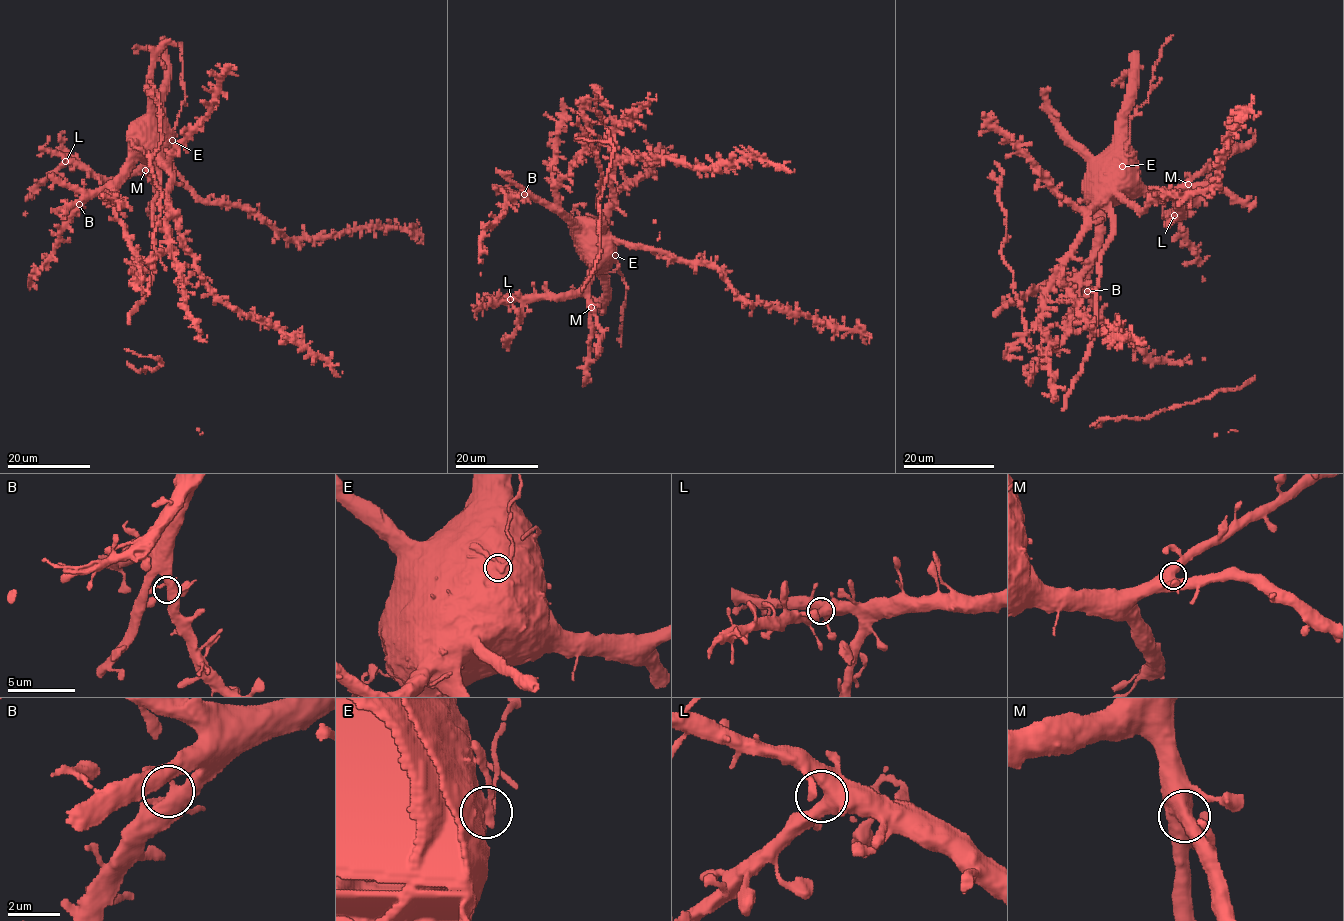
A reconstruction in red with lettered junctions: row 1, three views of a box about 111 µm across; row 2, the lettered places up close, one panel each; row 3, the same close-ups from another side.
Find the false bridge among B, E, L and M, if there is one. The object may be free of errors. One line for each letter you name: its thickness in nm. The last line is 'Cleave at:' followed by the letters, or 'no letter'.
E: 480 nm
Cleave at: E

